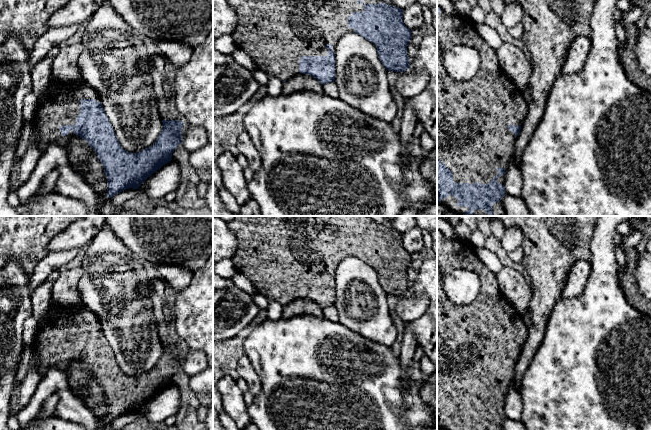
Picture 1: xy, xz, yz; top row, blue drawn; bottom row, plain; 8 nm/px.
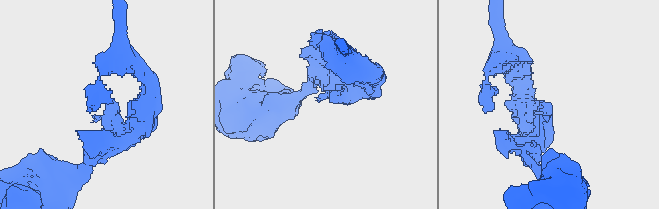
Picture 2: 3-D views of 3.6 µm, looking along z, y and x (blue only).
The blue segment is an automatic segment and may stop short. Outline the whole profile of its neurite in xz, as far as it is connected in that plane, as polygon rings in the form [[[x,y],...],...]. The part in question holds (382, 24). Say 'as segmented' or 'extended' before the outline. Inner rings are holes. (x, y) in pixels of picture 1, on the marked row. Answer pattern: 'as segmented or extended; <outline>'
extended; [[[228,0],[228,3],[234,9],[237,16],[237,25],[231,34],[237,49],[244,50],[252,58],[256,69],[266,72],[270,77],[277,77],[283,82],[299,74],[308,74],[317,79],[322,85],[334,82],[336,45],[339,39],[348,32],[355,32],[366,40],[374,43],[379,54],[379,59],[388,71],[402,73],[410,68],[407,46],[412,38],[412,30],[407,28],[403,22],[403,9],[386,4],[380,0]]]

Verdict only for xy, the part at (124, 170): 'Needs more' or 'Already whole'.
Needs more

